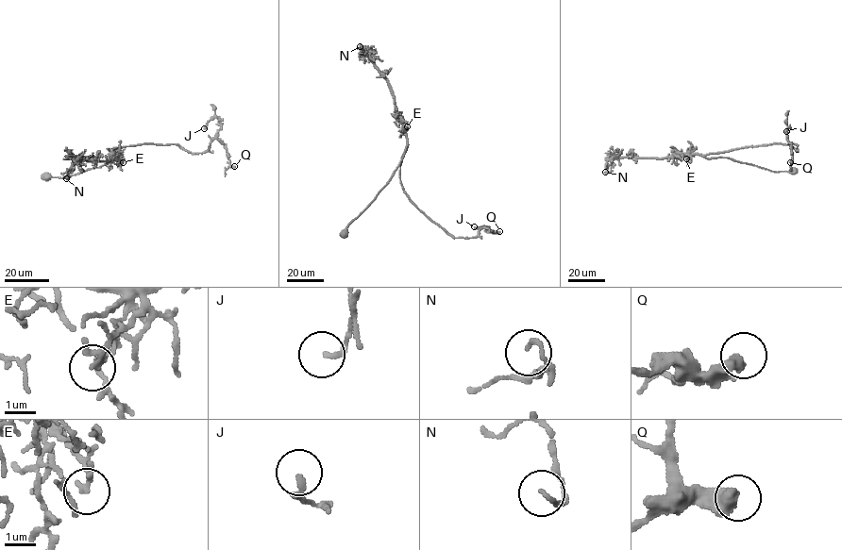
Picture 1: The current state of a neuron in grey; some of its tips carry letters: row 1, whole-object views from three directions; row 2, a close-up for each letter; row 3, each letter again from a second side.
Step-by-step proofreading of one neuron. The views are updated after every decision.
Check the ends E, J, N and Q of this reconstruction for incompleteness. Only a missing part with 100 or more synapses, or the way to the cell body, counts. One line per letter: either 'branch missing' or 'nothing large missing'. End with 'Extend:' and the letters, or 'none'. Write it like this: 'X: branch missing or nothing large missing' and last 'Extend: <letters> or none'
E: nothing large missing
J: nothing large missing
N: nothing large missing
Q: nothing large missing
Extend: none

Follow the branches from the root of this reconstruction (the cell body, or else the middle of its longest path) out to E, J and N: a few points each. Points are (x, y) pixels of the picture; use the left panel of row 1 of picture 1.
E: (46, 177), (68, 177), (110, 160), (121, 162), (121, 157), (123, 162)
J: (46, 177), (121, 162), (117, 147), (177, 144), (204, 153), (221, 122), (211, 118), (204, 128)
N: (46, 177), (68, 177), (110, 160), (121, 162), (122, 158), (108, 162), (75, 160), (66, 178)

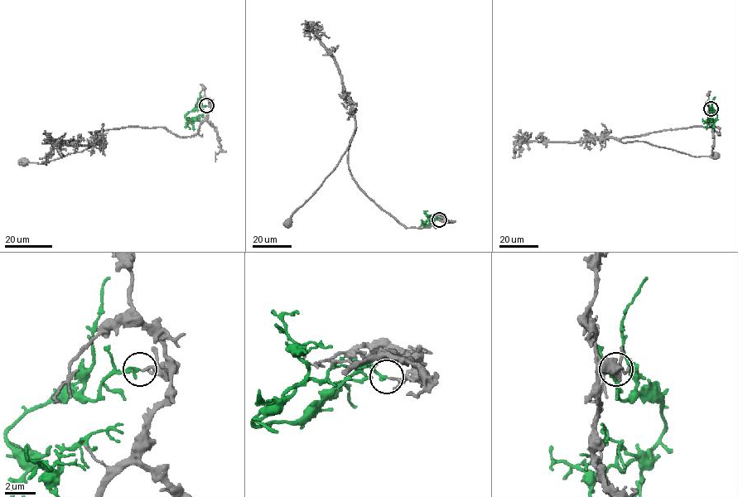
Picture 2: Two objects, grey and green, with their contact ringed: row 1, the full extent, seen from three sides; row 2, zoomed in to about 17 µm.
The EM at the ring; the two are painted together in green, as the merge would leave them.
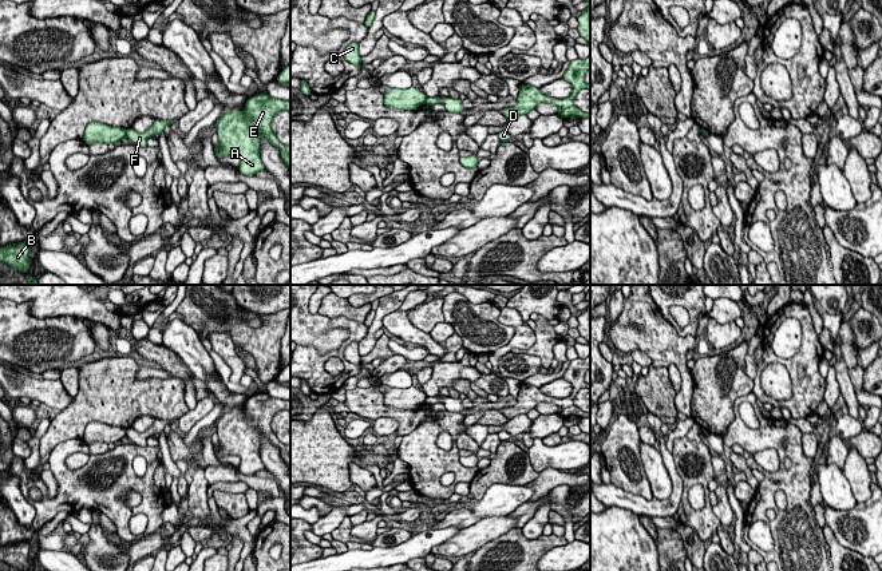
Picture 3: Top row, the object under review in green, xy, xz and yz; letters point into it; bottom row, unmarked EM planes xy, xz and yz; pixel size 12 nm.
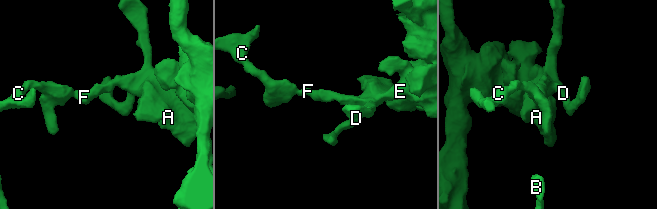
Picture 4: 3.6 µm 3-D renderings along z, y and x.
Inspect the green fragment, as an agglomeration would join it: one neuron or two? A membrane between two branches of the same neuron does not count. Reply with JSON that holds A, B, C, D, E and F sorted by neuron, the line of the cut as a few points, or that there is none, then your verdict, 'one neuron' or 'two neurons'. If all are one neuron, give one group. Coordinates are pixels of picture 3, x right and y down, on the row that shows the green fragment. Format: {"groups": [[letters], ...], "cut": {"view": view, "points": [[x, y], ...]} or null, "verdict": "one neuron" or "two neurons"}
{"groups": [["A", "D", "E", "F"], ["B", "C"]], "cut": {"view": "xy", "points": [[127, 130], [125, 135]]}, "verdict": "two neurons"}

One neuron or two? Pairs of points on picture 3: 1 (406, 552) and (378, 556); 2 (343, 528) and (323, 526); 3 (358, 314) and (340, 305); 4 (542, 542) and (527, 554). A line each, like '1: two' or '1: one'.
1: one
2: two
3: one
4: one

